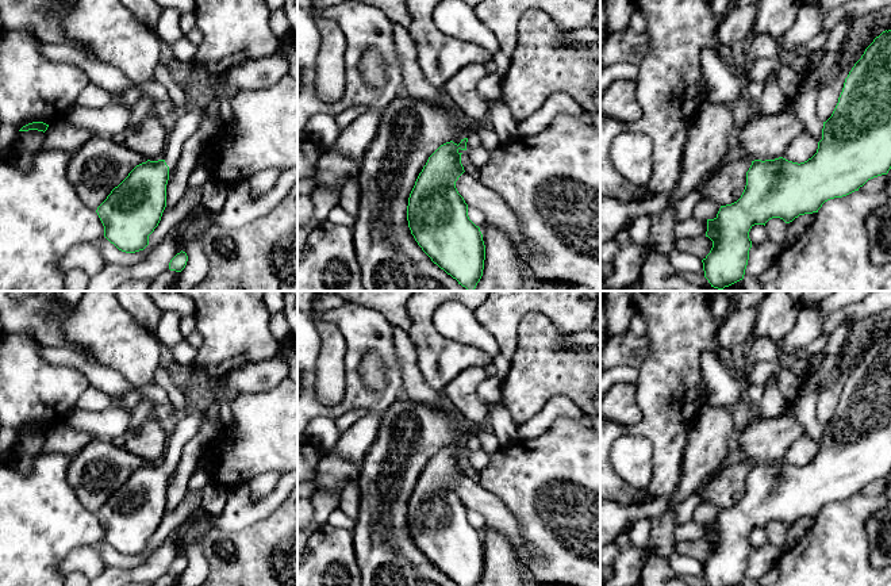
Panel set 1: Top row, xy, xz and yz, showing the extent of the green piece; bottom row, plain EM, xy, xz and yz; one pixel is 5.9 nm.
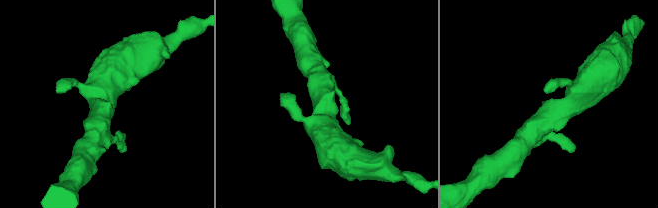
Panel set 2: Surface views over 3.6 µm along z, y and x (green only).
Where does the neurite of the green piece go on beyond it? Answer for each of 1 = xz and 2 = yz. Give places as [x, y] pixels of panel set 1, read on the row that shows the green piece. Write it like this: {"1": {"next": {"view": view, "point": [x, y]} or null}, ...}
{"1": {"next": {"view": "xz", "point": [473, 141]}}, "2": {"next": null}}

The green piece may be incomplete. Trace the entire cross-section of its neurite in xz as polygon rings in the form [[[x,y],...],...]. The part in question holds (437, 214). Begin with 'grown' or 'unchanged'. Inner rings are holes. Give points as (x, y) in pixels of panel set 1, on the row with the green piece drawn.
grown | [[[469,134],[457,145],[453,141],[441,145],[427,160],[422,172],[419,173],[415,185],[408,198],[407,221],[411,234],[414,235],[422,250],[443,269],[448,275],[458,281],[468,291],[475,291],[477,283],[483,276],[485,245],[480,227],[476,226],[468,217],[468,204],[456,188],[456,181],[465,172],[461,164],[461,154],[458,150],[480,148],[481,141],[476,134]]]

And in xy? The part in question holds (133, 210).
grown | [[[203,108],[174,114],[164,158],[137,165],[97,207],[104,237],[119,250],[135,253],[149,245],[149,235],[158,226],[166,207],[169,171],[176,166],[184,143],[200,126]]]

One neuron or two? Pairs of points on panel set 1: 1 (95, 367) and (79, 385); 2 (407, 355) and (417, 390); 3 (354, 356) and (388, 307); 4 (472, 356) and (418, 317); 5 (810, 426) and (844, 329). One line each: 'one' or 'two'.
1: two
2: one
3: two
4: one
5: one

